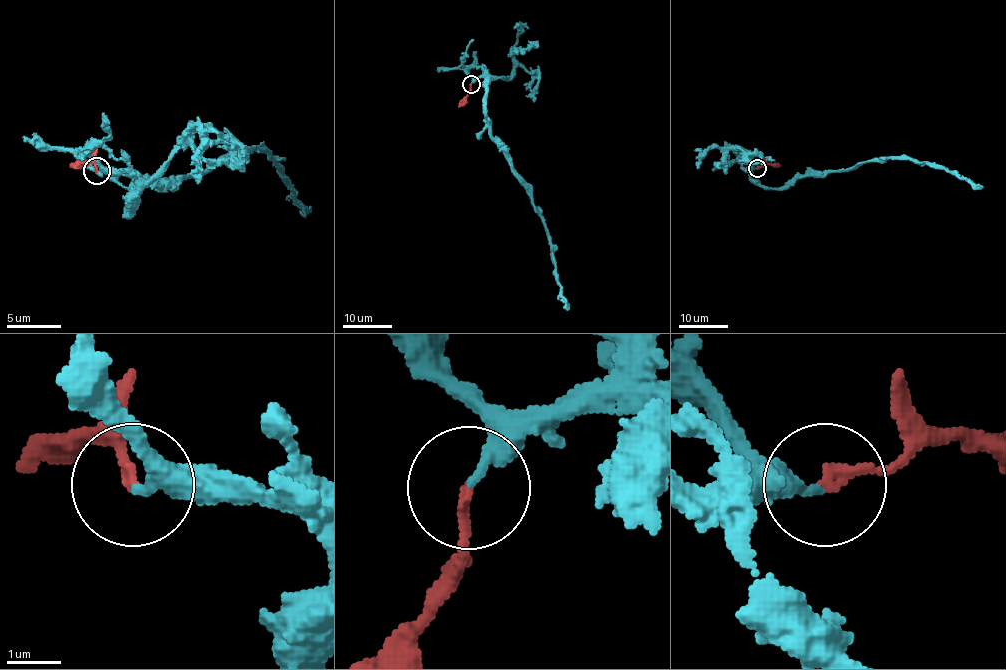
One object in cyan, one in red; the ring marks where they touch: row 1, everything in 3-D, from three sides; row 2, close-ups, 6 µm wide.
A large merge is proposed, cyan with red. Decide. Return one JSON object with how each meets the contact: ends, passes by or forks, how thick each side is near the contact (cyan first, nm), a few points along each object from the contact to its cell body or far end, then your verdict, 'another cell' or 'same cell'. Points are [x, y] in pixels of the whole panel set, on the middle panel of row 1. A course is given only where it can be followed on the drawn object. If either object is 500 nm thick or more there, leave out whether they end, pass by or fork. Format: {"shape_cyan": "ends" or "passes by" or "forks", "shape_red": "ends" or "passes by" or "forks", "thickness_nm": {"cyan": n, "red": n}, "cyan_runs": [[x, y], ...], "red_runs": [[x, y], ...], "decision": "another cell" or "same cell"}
{"shape_cyan": "ends", "shape_red": "ends", "thickness_nm": {"cyan": 240, "red": 190}, "cyan_runs": [[471, 84], [488, 77], [486, 114], [492, 139], [542, 217], [548, 232], [556, 281], [568, 310]], "red_runs": [[471, 84], [468, 94], [459, 107]], "decision": "same cell"}

